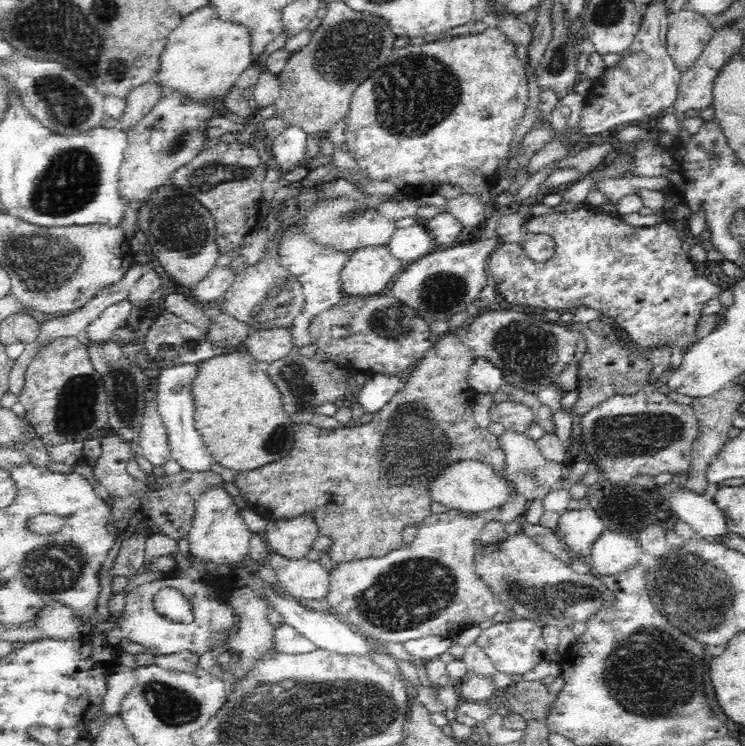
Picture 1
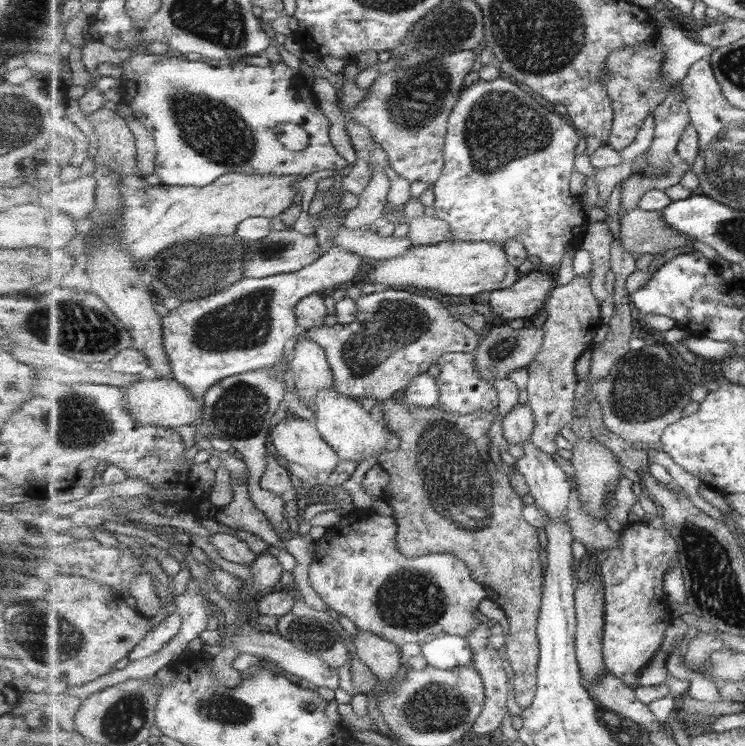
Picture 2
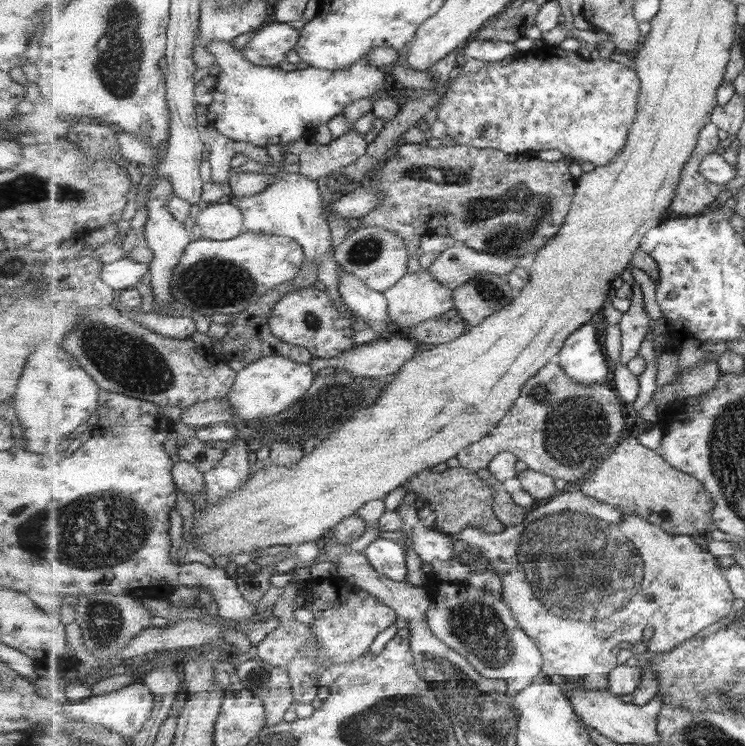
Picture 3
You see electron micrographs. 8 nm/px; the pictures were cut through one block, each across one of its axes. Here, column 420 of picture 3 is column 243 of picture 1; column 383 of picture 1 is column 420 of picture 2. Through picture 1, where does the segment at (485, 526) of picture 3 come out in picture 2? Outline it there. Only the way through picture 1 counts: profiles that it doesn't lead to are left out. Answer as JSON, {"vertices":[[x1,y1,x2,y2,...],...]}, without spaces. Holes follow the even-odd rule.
{"vertices":[[396,395,389,400,383,400,381,402,381,408,384,412,384,420,387,422,387,426,391,431,397,433,401,444,399,449,394,452,384,452,378,457,377,464,385,468,391,476,389,485,385,487,385,496,382,497,386,503,391,506,394,517,397,522,397,546,401,552,405,553,405,556,427,556,427,554,433,554,437,552,449,553,464,560,470,569,472,569,473,576,481,584,485,585,488,590,488,598,494,601,505,612,507,620,509,622,509,632,506,635,506,651,503,654,504,659,507,661,507,665,512,669,513,673,513,692,514,701,523,710,530,708,536,698,538,676,536,675,540,664,540,640,537,637,537,626,540,620,540,612,542,608,542,600,544,596,544,574,546,571,545,565,539,553,544,548,544,539,542,530,529,524,524,517,524,505,529,500,522,497,515,491,511,484,511,479,508,473,499,472,497,470,497,464,493,462,491,454,489,454,489,442,491,443,491,425,495,421,495,417,499,415,499,406,491,412,473,412,471,414,455,414,451,410,443,410,437,406,433,408,421,408,421,406,413,406,413,404,407,404,400,399,400,395]]}

